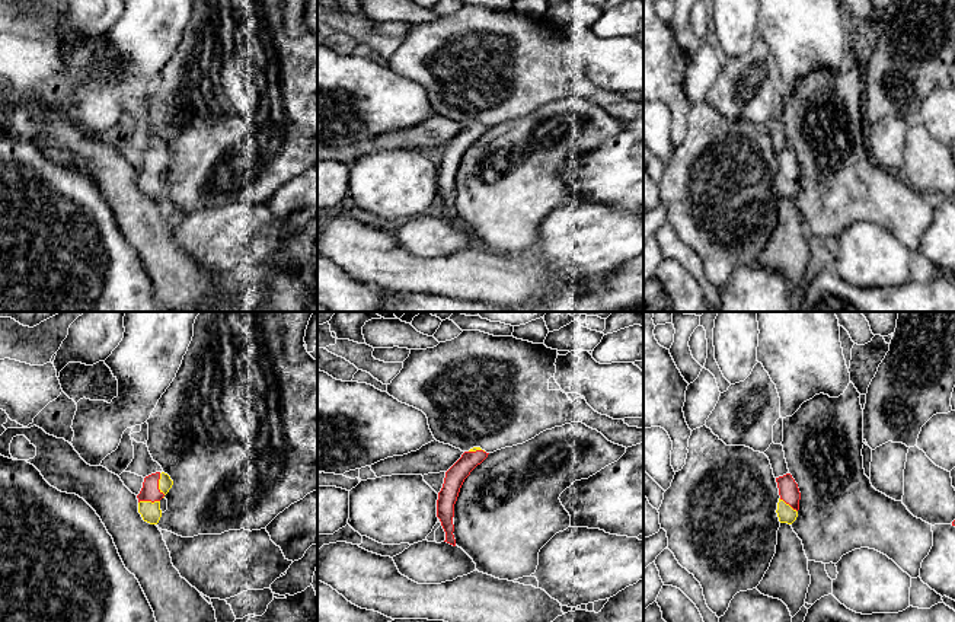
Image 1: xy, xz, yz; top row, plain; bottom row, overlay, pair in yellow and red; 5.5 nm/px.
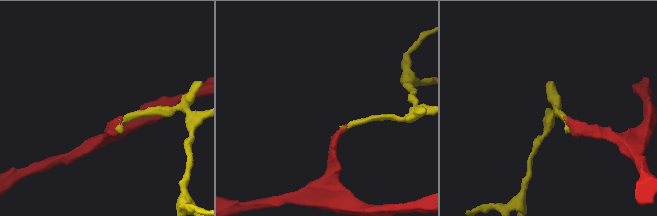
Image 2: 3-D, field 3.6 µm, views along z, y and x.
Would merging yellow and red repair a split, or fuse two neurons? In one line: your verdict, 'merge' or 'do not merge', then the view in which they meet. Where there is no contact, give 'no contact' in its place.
merge; meets yellow in xy

